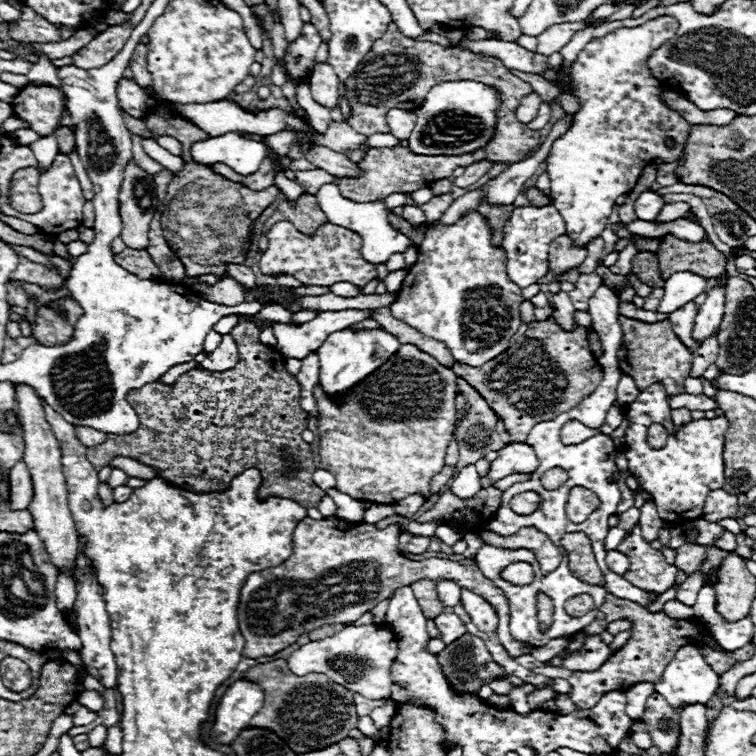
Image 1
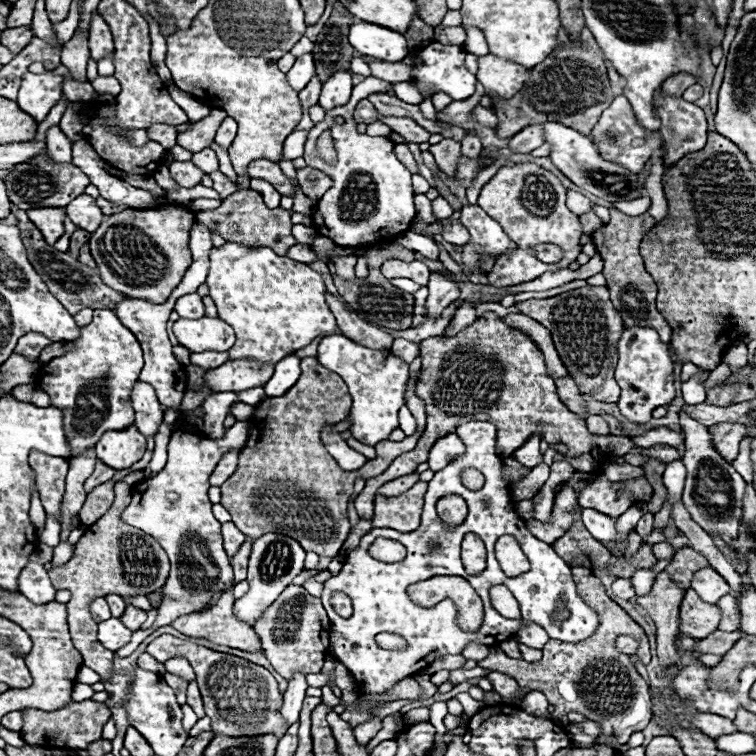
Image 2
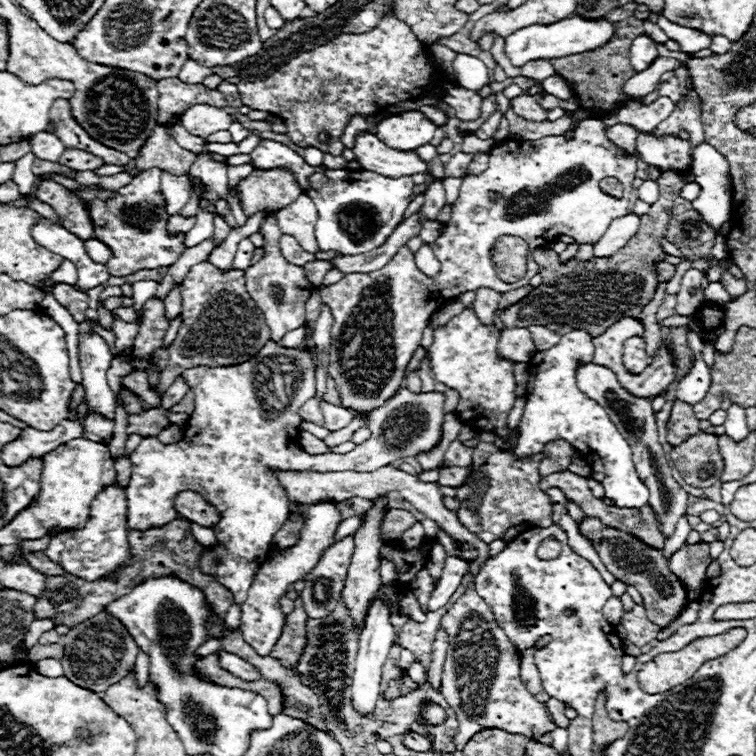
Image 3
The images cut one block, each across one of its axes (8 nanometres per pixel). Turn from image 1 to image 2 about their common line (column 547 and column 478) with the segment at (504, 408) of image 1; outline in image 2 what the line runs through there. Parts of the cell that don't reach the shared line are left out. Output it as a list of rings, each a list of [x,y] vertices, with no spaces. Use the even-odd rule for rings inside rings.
[[[486,312],[454,338],[434,336],[422,340],[420,356],[422,372],[416,382],[416,396],[426,404],[426,430],[414,450],[398,456],[380,476],[366,480],[366,486],[358,494],[354,504],[362,520],[372,520],[374,494],[382,484],[414,472],[418,464],[428,460],[430,446],[434,446],[438,438],[454,434],[456,426],[460,426],[462,422],[492,422],[498,430],[496,454],[500,458],[510,456],[520,444],[524,444],[536,432],[536,424],[540,422],[544,426],[542,438],[546,438],[548,442],[564,442],[572,450],[572,458],[592,452],[592,446],[600,446],[604,452],[614,456],[638,450],[638,446],[628,436],[600,436],[588,432],[586,422],[568,412],[560,402],[554,380],[546,374],[542,352],[528,338],[524,338],[524,334],[510,330],[494,312]]]

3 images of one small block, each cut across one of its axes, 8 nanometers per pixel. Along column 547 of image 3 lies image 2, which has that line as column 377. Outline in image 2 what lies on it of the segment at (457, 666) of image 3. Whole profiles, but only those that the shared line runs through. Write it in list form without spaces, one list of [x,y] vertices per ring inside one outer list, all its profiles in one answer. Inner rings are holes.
[[[370,712],[370,718],[364,724],[358,724],[354,728],[354,736],[356,736],[356,740],[358,740],[360,746],[366,746],[378,734],[380,728],[382,728],[380,716],[376,716],[376,712]]]

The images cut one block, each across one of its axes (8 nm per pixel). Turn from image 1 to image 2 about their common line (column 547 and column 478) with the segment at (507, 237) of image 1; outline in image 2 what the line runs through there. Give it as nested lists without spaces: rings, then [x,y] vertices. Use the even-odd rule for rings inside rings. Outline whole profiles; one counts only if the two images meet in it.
[[[466,205],[460,212],[460,224],[470,232],[470,242],[462,246],[462,262],[470,270],[484,274],[480,258],[484,254],[494,260],[500,258],[512,250],[512,240],[480,206]]]

